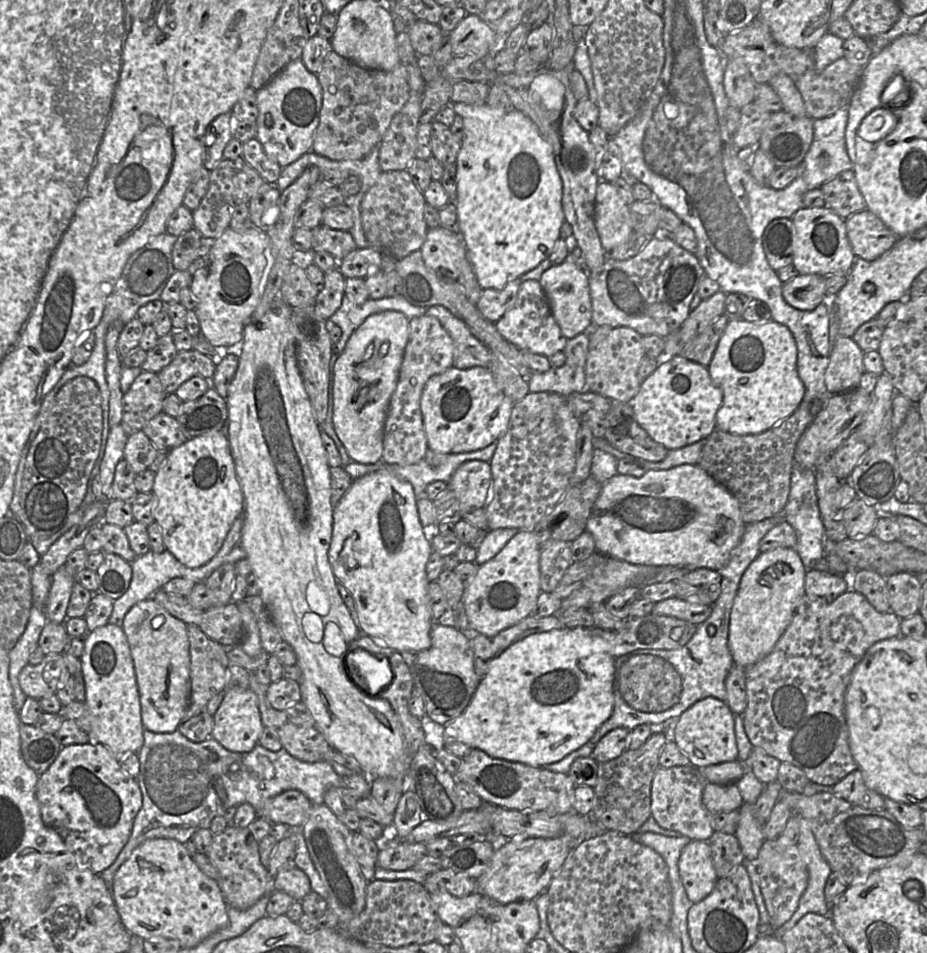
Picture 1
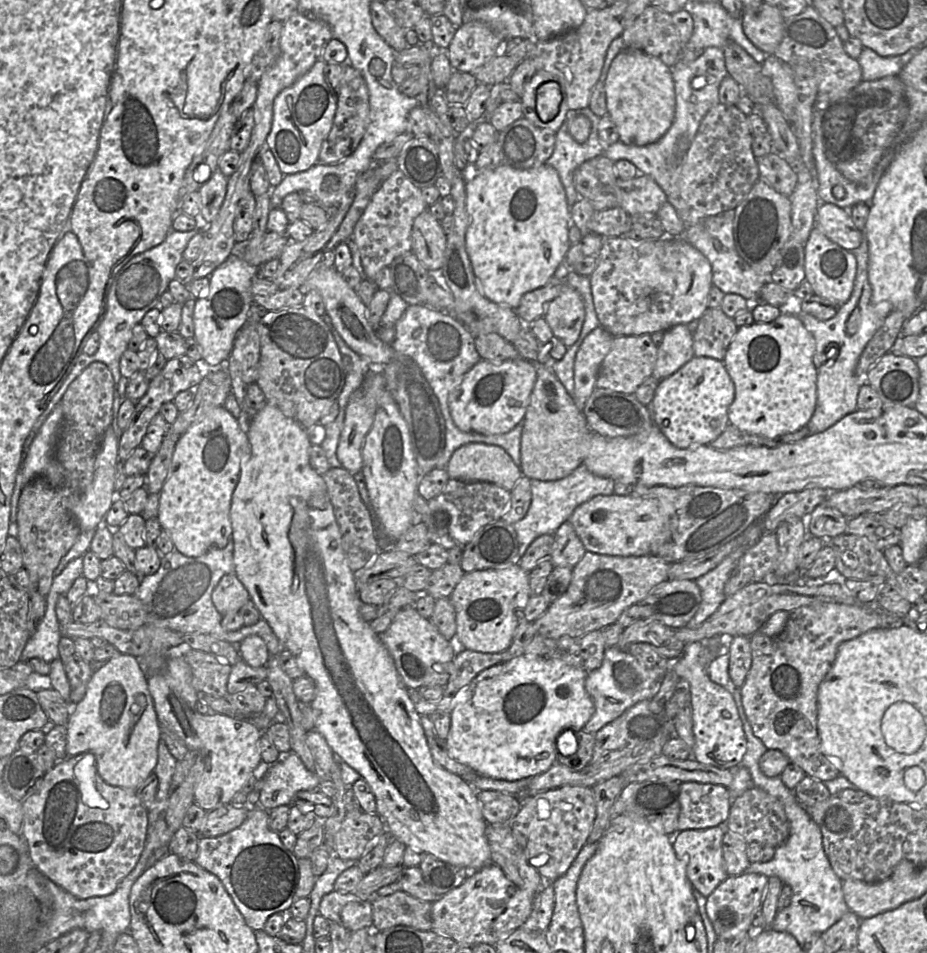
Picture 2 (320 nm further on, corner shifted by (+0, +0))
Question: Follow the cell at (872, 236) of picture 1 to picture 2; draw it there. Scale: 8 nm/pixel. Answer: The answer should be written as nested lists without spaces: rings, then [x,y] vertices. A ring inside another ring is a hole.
[[[821,204],[815,216],[815,227],[829,240],[847,251],[859,247],[864,237],[852,221],[848,211],[833,204]]]

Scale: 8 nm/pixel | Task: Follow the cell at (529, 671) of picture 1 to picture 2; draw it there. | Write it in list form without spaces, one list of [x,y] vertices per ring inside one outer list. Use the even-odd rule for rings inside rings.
[[[521,655],[486,668],[470,683],[454,704],[446,738],[451,758],[472,768],[478,775],[506,781],[533,778],[557,762],[557,738],[565,731],[582,731],[595,707],[585,689],[588,673],[550,657]]]

